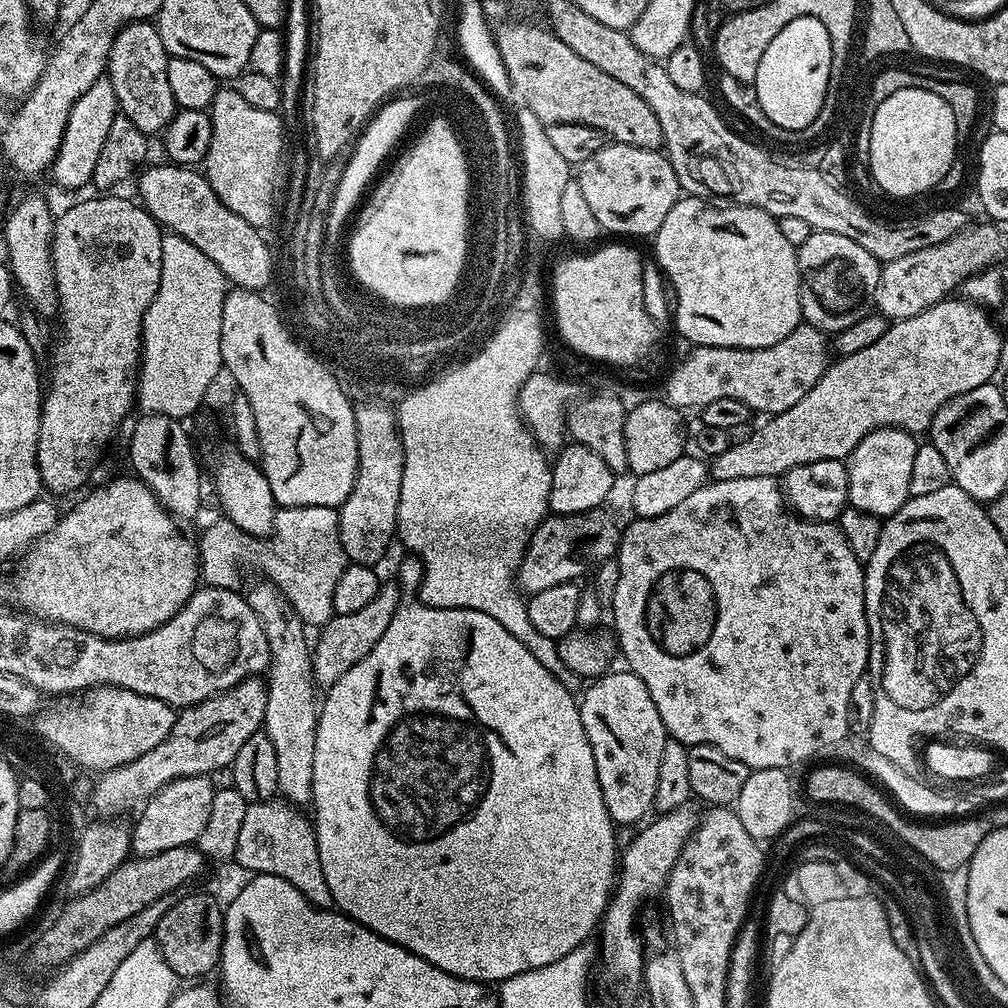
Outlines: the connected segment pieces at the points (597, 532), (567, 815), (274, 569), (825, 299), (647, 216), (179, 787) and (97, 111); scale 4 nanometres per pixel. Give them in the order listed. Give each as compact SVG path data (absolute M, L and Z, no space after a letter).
M593 510L568 515L549 515L540 521L532 541L524 551L524 560L518 573L518 588L521 593L531 594L550 590L550 586L579 581L583 572L595 564L608 560L620 551L621 525L616 525L604 510Z
M423 602L416 604L401 603L400 609L390 618L390 626L386 626L386 634L378 638L378 646L362 658L338 682L334 682L327 689L328 697L323 697L318 708L318 719L316 721L316 741L314 742L314 778L312 779L312 803L311 807L316 808L316 818L314 817L314 831L317 840L317 852L321 858L322 872L326 878L326 884L333 895L335 907L344 915L356 920L362 926L369 928L374 934L418 954L426 962L430 962L438 970L446 970L446 974L454 974L463 980L477 980L480 984L489 986L497 982L503 982L514 978L514 974L522 974L526 970L538 970L542 966L550 966L550 962L558 962L558 958L566 958L570 950L574 950L579 944L585 943L589 939L588 935L597 931L598 925L604 919L604 910L608 906L608 901L614 891L614 881L618 876L618 848L616 852L616 832L610 814L606 810L606 802L602 798L602 786L598 786L598 770L594 762L594 750L590 750L590 742L586 738L586 730L582 726L580 717L580 705L577 697L502 622L490 618L490 614L482 614L478 610L469 608L432 608Z
M326 506L280 508L274 518L271 535L263 542L244 533L225 518L214 521L198 539L200 574L210 588L237 587L240 563L257 564L267 579L304 619L305 625L323 626L334 615L334 586L350 561L339 540L339 514Z
M813 230L798 249L796 261L803 323L812 324L825 334L835 334L868 315L882 267L870 250L862 250L858 242L850 242L850 238L842 238L842 234Z
M605 144L579 165L578 179L582 195L598 218L605 233L617 232L617 237L655 237L666 214L681 199L682 189L676 171L663 151L639 148L629 144Z
M187 776L171 780L162 790L154 793L139 809L136 828L134 824L131 829L131 851L136 856L153 856L183 844L195 845L210 817L211 802L217 791L210 781L208 776Z
M102 78L74 102L70 110L70 118L66 118L66 130L62 134L62 142L58 146L58 154L50 169L53 176L64 188L84 188L92 184L94 165L98 163L98 154L102 154L102 146L106 146L106 133L118 114L114 88L107 78Z

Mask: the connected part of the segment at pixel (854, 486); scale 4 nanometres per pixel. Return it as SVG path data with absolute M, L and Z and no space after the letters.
M878 428L866 434L846 459L848 504L881 518L893 516L910 498L910 470L918 440L904 428Z

